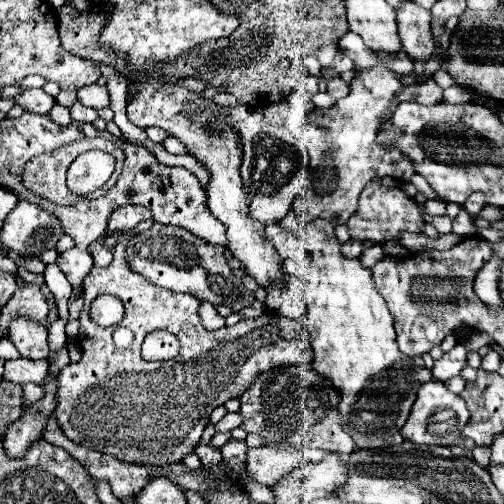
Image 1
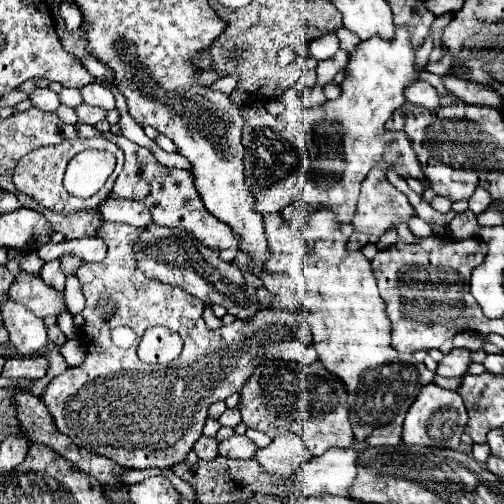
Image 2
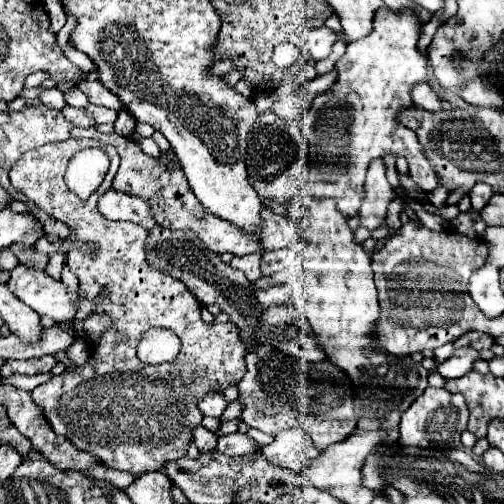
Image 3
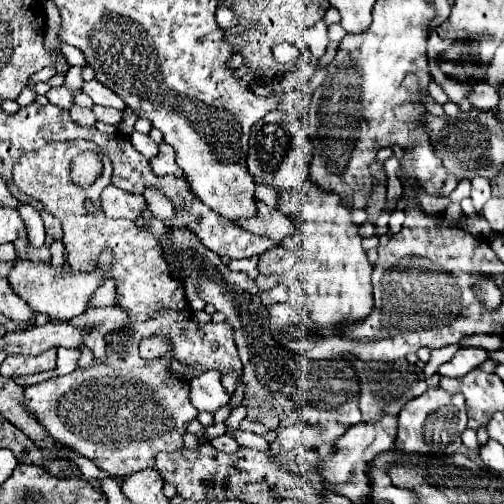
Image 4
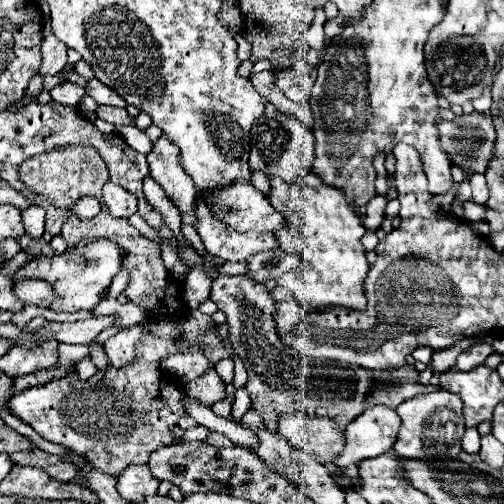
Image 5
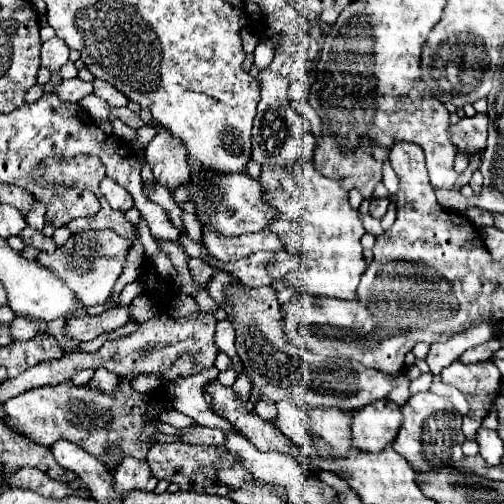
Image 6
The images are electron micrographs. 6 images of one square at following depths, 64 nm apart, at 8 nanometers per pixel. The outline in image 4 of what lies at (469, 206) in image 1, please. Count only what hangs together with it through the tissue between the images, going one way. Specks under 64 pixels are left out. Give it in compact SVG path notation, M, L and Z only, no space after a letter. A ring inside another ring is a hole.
M474 178L474 180L472 180L472 192L470 192L470 198L472 198L472 202L474 202L476 212L482 212L484 202L492 196L490 190L492 190L492 188L490 188L490 182L488 182L488 180L484 180L484 178Z

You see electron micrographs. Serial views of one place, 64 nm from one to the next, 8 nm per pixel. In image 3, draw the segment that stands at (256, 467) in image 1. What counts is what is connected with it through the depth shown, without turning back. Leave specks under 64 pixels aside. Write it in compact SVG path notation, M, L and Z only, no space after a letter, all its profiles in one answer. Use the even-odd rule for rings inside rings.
M290 428L276 434L274 442L264 446L260 454L274 466L300 472L304 462L316 458L320 452L312 446L312 440L308 440L300 428Z

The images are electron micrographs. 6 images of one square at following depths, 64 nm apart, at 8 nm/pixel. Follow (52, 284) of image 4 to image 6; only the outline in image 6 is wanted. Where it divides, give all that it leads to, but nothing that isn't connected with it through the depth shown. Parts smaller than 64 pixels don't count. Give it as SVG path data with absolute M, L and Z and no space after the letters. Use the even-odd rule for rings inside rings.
M88 230L88 232L70 236L66 246L58 248L52 254L40 252L36 256L36 262L44 268L50 268L60 280L64 280L64 284L78 298L80 306L98 306L98 304L104 304L106 298L110 296L110 290L116 284L116 280L124 268L128 250L130 250L130 244L122 236L114 236L114 232L108 232L108 230L104 230L104 232Z

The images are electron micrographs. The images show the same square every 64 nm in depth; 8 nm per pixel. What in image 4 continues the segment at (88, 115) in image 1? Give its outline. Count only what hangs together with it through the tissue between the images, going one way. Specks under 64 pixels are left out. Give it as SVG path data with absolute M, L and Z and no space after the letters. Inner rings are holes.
M92 106L92 112L98 118L98 122L104 122L104 124L114 124L116 126L122 120L122 112L120 110L114 110L114 108Z

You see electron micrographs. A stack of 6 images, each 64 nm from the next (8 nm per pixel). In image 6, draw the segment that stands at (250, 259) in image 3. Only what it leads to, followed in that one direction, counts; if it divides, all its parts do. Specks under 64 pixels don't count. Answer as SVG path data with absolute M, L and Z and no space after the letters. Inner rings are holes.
M190 258L190 270L194 272L194 284L202 290L208 288L208 282L212 280L212 276L216 272L226 272L226 268L218 268L218 266L210 266L208 262L200 260L200 258Z

